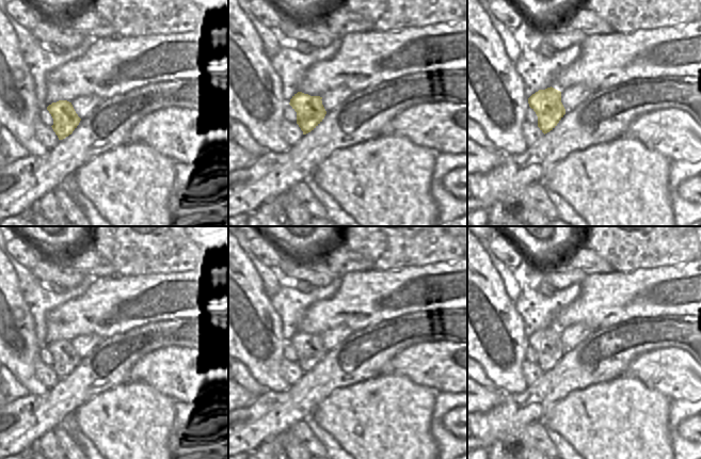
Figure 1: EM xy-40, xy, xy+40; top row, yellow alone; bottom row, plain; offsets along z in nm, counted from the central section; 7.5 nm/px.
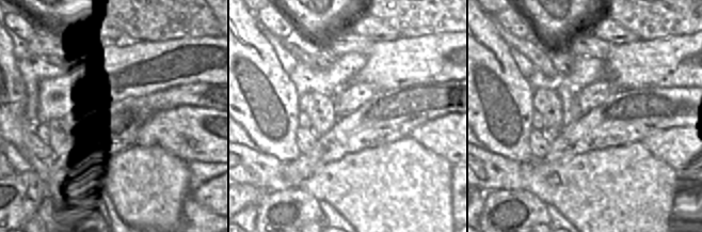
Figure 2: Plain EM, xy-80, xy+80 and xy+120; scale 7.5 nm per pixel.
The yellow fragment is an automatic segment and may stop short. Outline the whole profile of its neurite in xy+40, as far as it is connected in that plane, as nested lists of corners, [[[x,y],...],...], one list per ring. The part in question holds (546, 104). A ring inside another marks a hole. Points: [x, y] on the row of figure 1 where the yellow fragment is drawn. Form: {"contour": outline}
{"contour": [[[547,88],[539,90],[528,98],[529,107],[538,116],[538,127],[545,134],[553,130],[565,114],[561,92]]]}

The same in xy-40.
{"contour": [[[67,100],[52,102],[47,107],[47,110],[53,118],[51,127],[59,140],[63,140],[71,134],[81,121],[71,102]]]}

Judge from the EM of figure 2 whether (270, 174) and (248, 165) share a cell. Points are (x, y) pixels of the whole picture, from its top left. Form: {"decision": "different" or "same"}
{"decision": "same"}

